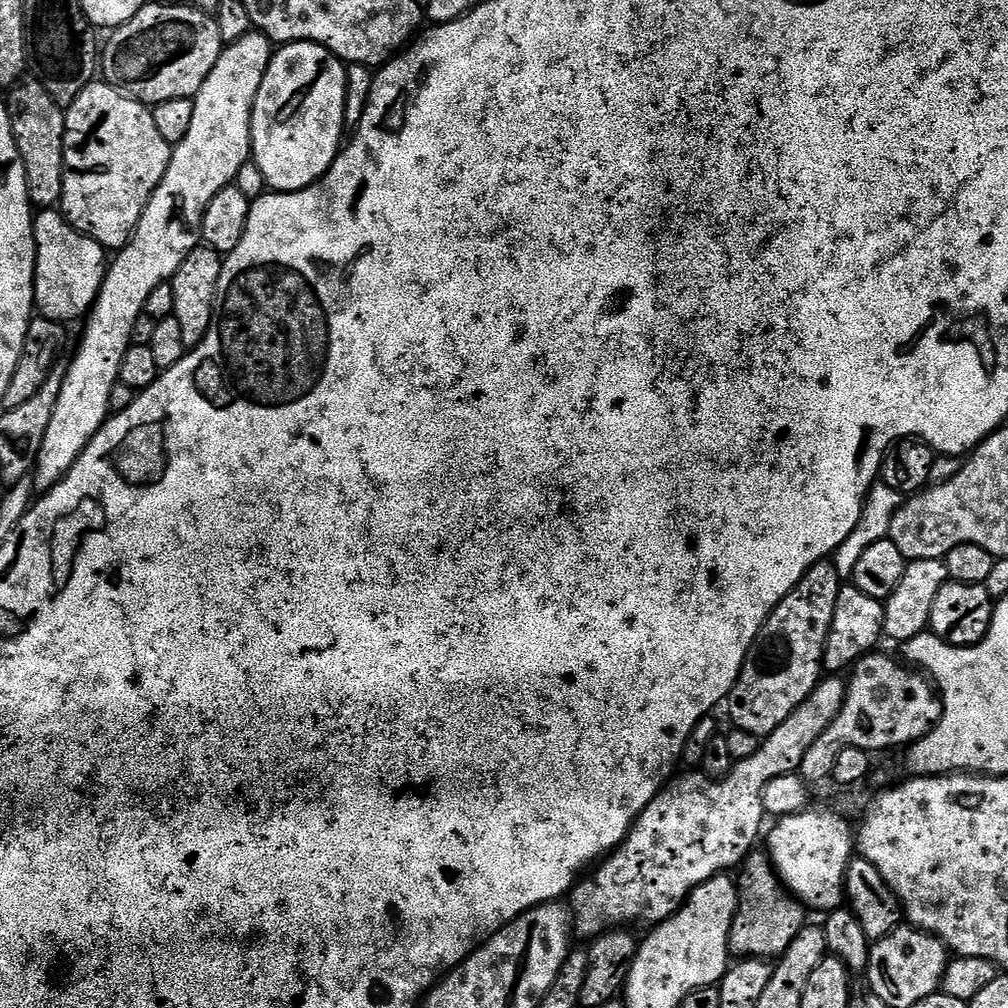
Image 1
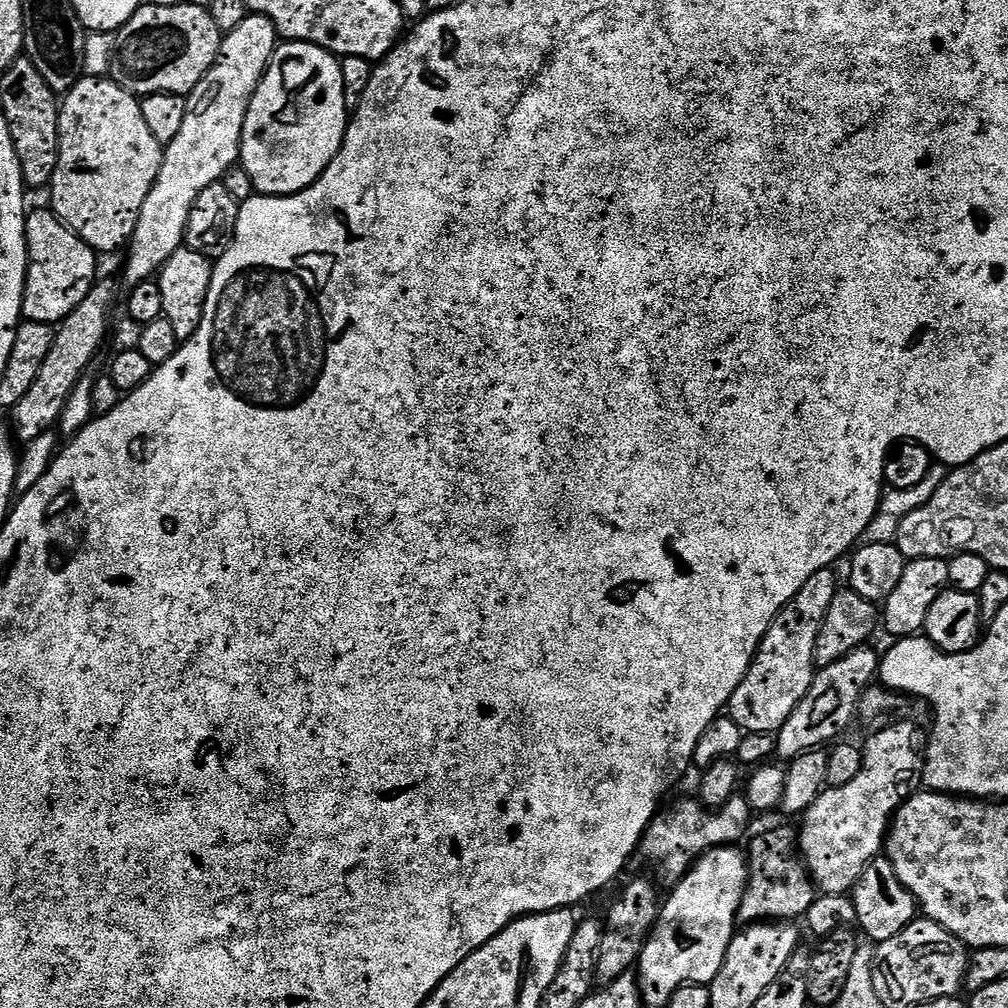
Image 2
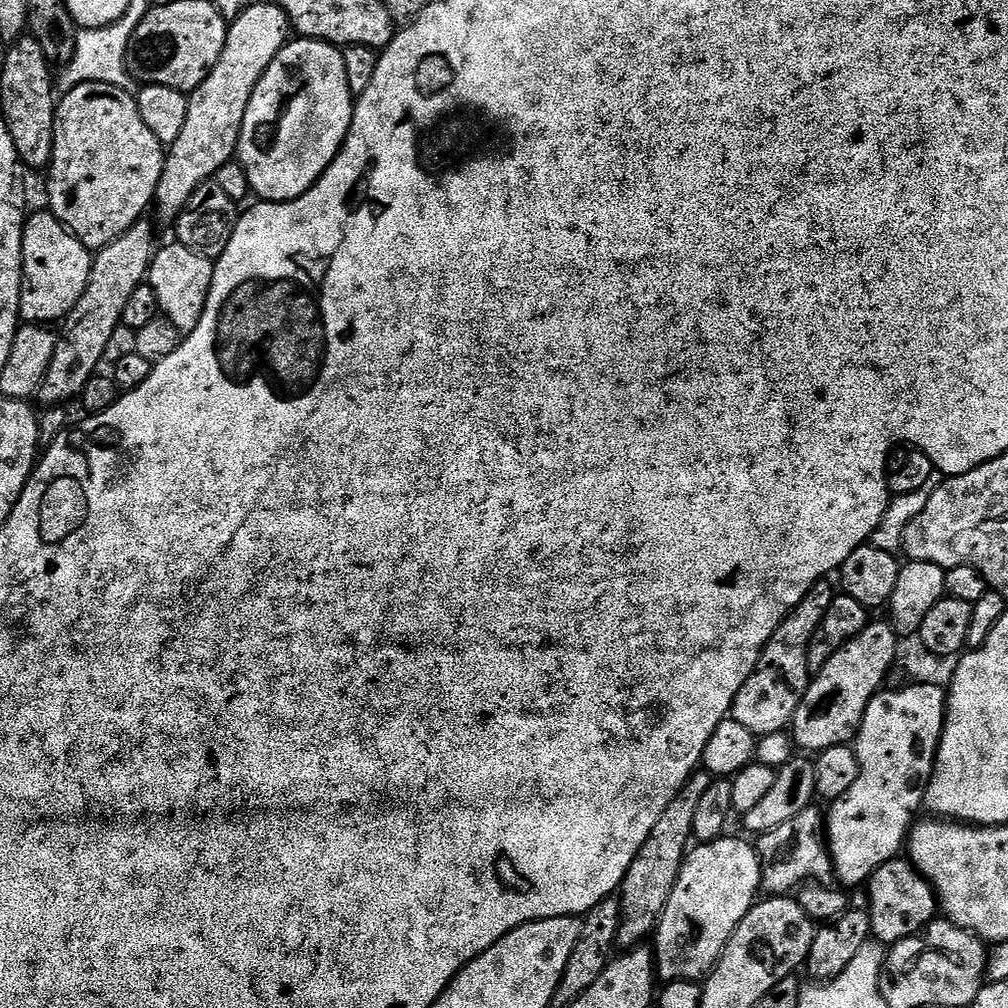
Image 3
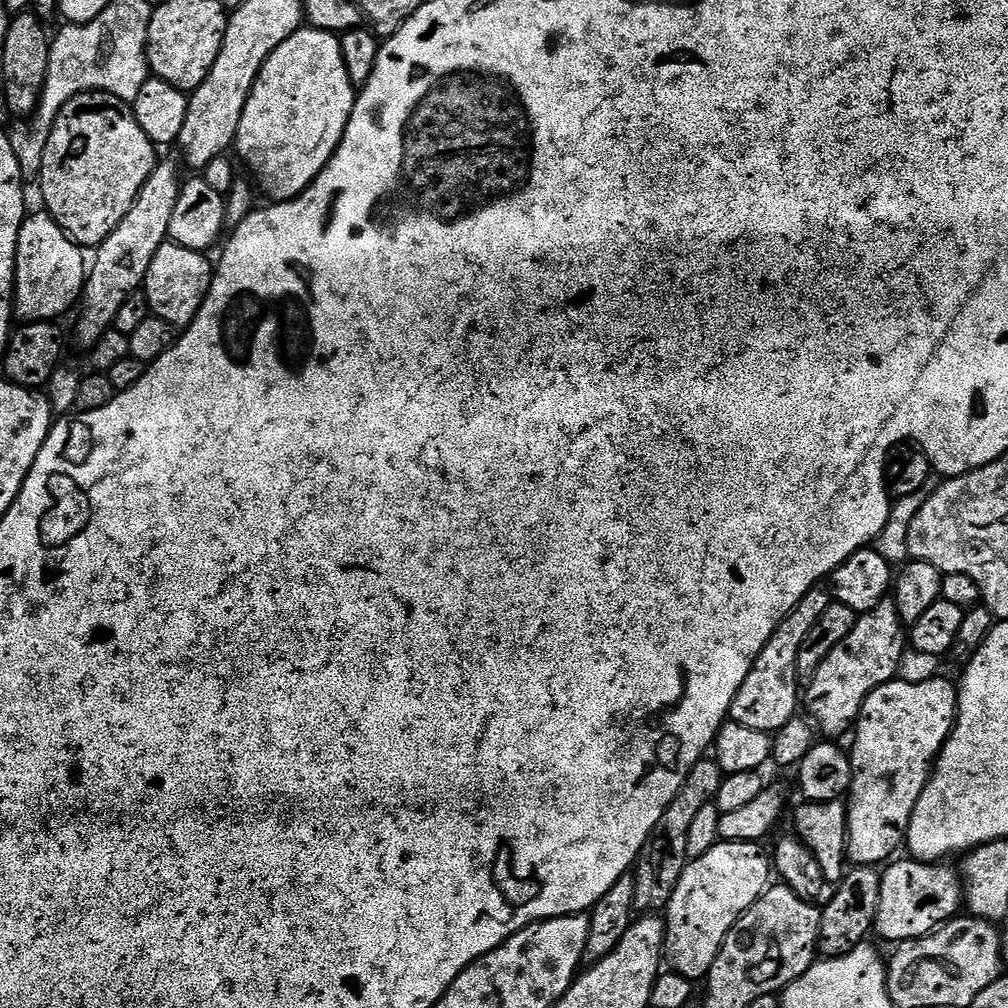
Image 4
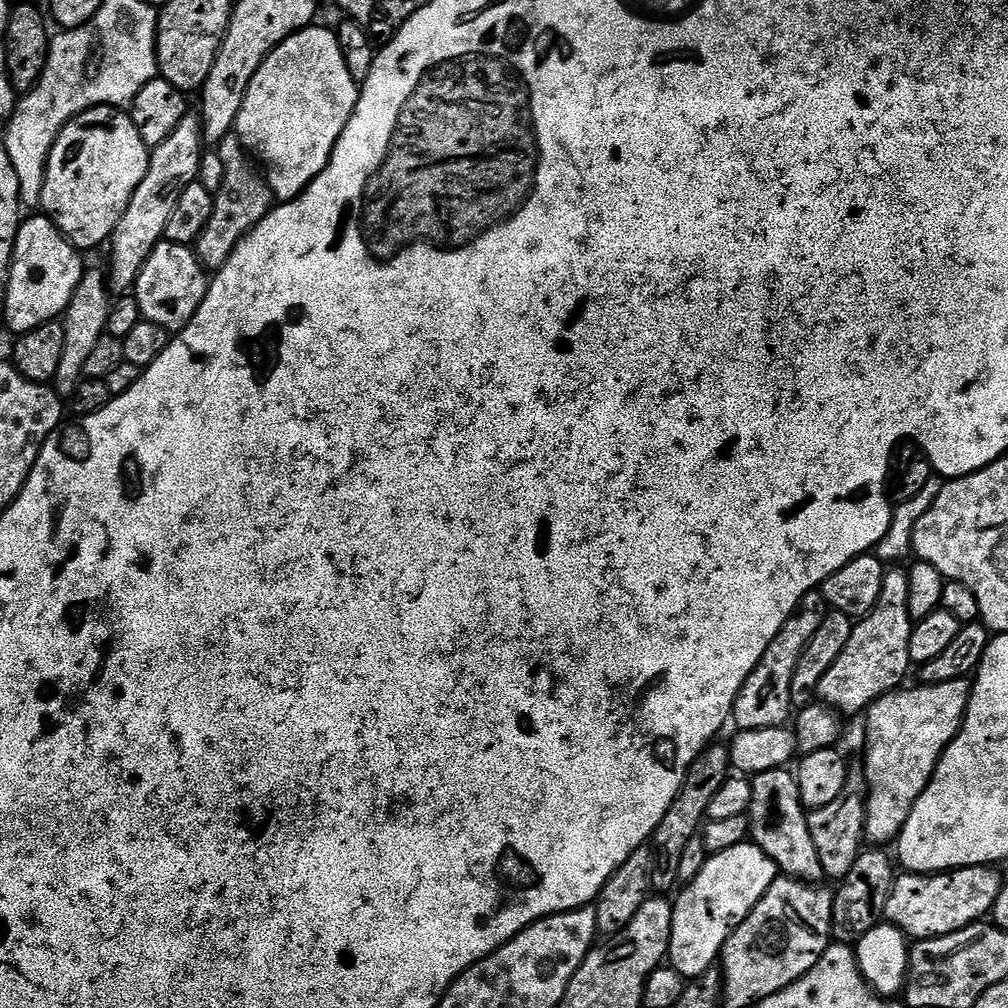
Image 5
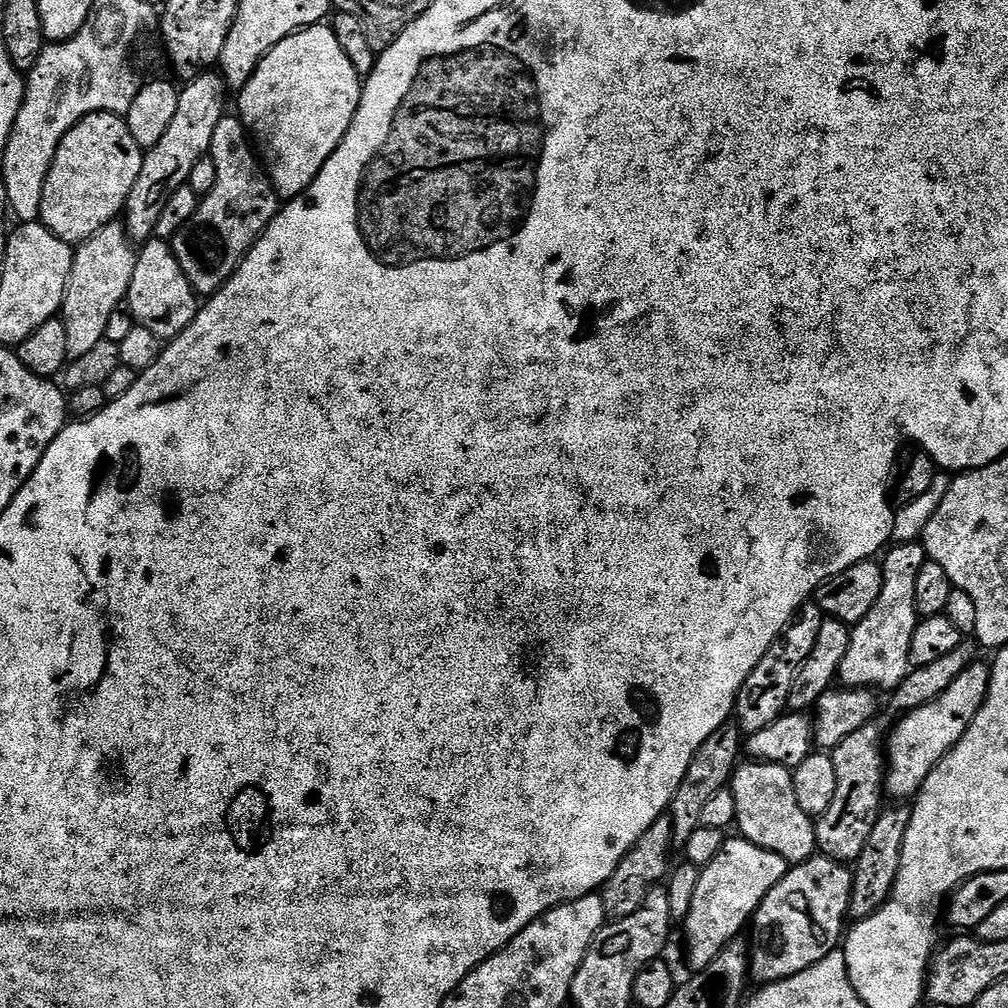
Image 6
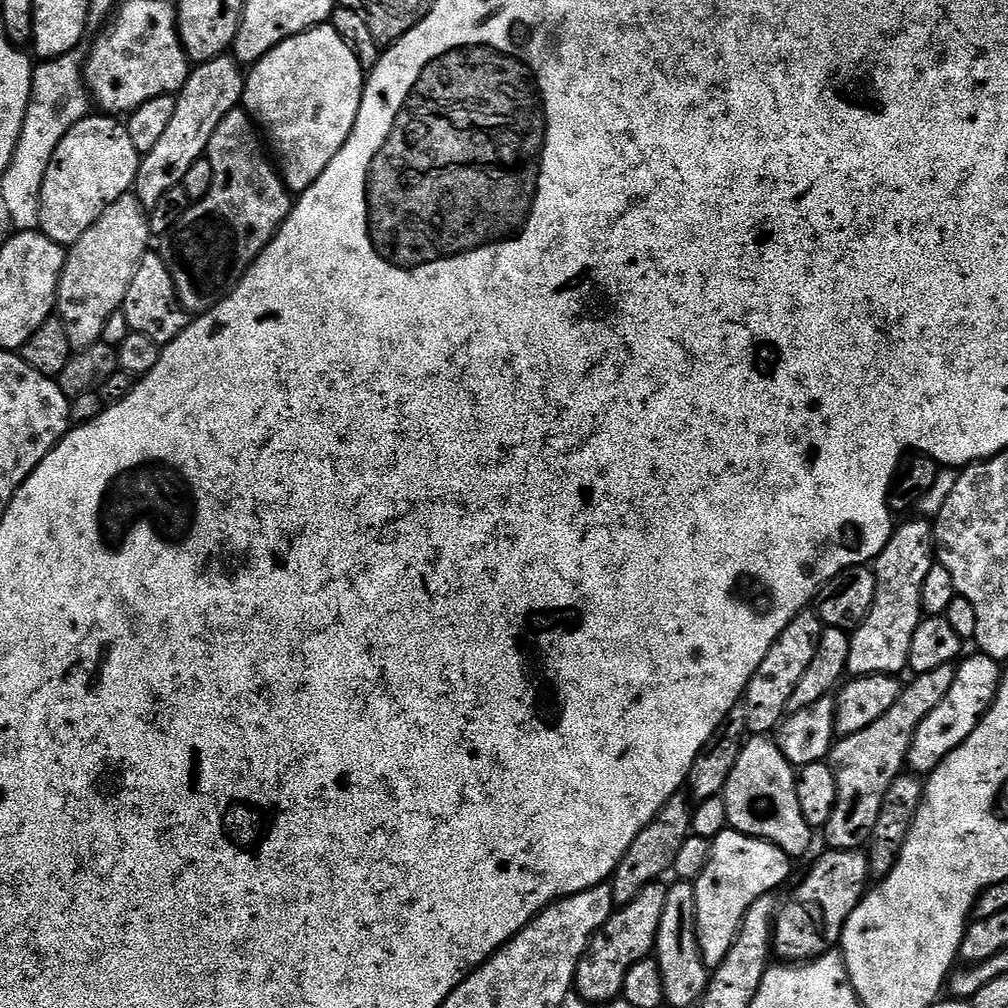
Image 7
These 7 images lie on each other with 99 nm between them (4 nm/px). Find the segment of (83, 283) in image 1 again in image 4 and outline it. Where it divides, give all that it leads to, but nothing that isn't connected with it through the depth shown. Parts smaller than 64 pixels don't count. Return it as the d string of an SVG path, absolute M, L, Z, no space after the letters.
M39 210L25 215L18 242L16 243L16 290L14 293L14 312L21 321L33 324L39 320L59 321L63 312L68 312L79 301L84 291L86 279L86 256L79 244L58 226L58 222L47 211Z

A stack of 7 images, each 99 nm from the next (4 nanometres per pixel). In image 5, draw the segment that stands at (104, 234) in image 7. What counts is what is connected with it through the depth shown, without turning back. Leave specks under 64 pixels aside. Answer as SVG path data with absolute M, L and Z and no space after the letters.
M89 267L85 271L84 277L78 282L78 286L74 290L74 298L70 298L70 306L64 311L62 317L66 343L62 345L62 362L58 362L58 374L54 381L54 387L61 397L72 396L76 387L80 384L84 376L86 358L106 334L104 327L106 326L109 307L110 296L106 291L105 269L103 267Z

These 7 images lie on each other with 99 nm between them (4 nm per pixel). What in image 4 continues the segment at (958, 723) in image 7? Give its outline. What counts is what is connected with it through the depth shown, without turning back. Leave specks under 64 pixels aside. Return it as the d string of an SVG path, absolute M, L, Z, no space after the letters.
M897 678L878 686L866 698L860 719L854 725L856 741L850 747L852 786L846 797L848 806L848 859L856 866L880 866L891 861L905 843L910 818L944 743L956 725L958 688L948 680L903 680Z

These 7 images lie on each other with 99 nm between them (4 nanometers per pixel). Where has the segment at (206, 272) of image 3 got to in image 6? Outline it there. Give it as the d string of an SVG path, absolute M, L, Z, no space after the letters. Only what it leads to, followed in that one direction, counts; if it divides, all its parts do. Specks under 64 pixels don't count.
M155 238L139 249L126 303L137 325L158 334L161 342L171 342L181 336L192 325L196 313L202 307L194 286L190 286L190 278L186 278L174 254L171 243Z

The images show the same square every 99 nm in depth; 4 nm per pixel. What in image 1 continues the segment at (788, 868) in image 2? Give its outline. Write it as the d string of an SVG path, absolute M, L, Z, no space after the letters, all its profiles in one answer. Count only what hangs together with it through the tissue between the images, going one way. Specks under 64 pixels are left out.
M767 851L749 852L743 864L739 865L739 872L736 913L728 935L729 953L741 960L775 961L790 950L790 942L794 942L809 923L809 909L784 887Z

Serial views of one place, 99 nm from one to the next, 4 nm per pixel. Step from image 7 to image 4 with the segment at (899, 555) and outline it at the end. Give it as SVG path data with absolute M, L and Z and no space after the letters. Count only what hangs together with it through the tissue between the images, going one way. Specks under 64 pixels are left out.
M886 598L874 610L863 613L854 630L830 650L826 662L818 666L812 683L806 688L807 715L823 735L824 732L828 735L825 737L840 738L836 736L853 731L866 698L870 698L878 686L897 679L899 672L896 671L904 660L904 644L906 648L906 625L900 621L895 603Z

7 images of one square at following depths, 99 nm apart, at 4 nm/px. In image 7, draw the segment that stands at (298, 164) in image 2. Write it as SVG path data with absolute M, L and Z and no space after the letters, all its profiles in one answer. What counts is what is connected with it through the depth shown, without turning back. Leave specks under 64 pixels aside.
M331 23L321 24L318 28L310 28L289 40L283 40L257 64L251 65L244 82L242 107L258 125L270 148L272 143L271 151L274 156L276 151L278 171L284 177L284 185L289 192L299 194L314 186L314 182L322 178L326 166L330 166L334 154L342 150L346 138L350 138L354 130L354 122L362 106L365 79L366 74L358 58L354 58L354 50L346 46L346 42L340 37L338 30L332 28Z

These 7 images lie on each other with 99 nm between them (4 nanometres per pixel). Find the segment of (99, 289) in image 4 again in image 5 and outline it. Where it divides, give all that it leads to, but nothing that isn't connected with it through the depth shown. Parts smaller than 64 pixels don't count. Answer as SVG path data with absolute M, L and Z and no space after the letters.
M192 110L185 114L182 122L178 122L166 142L151 149L146 178L138 182L138 190L134 190L134 198L130 198L130 206L126 206L126 214L122 214L118 226L112 232L112 253L106 263L106 284L113 293L124 294L135 289L138 274L142 266L146 266L146 258L150 258L154 246L164 239L166 222L170 222L170 214L174 214L174 206L182 190L186 190L188 184L197 183L200 157L205 151L206 141L200 117Z

